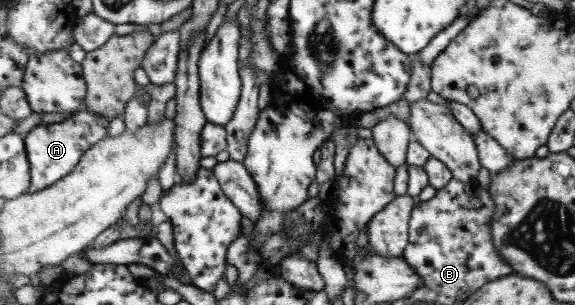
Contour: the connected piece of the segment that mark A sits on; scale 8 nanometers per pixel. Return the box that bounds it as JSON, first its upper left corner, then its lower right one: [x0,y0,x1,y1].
[24,109,109,193]

